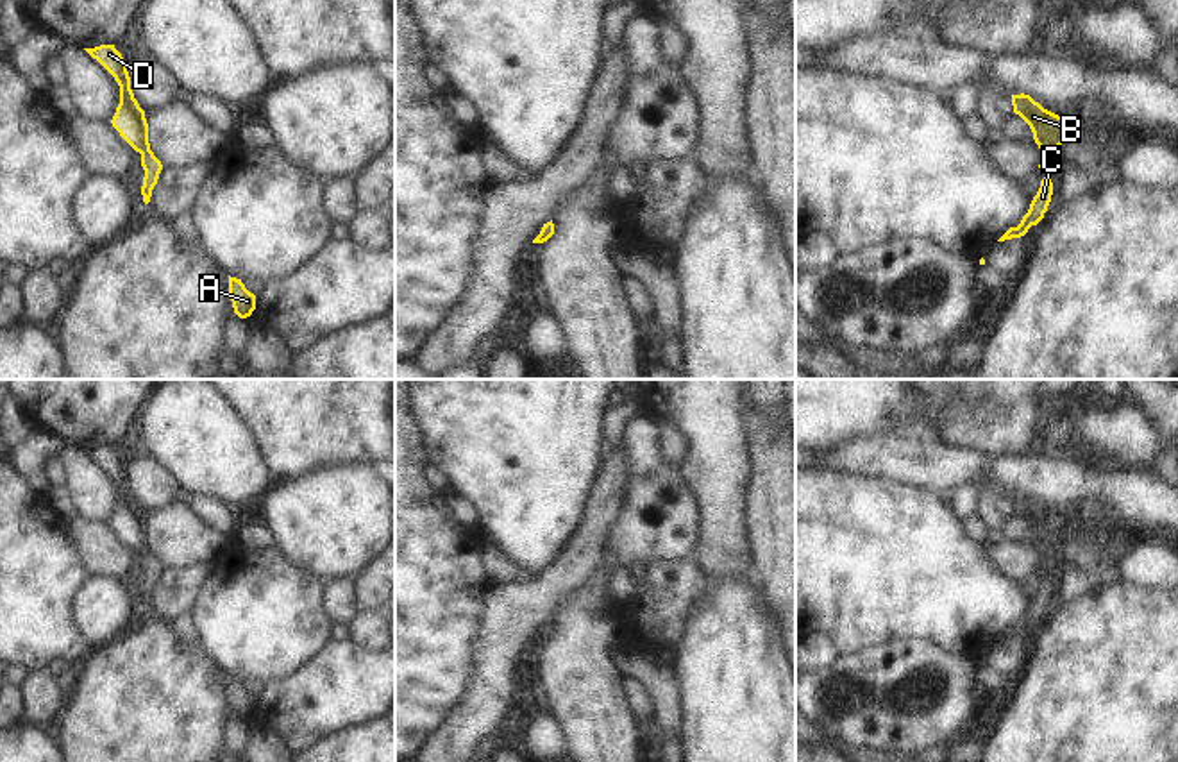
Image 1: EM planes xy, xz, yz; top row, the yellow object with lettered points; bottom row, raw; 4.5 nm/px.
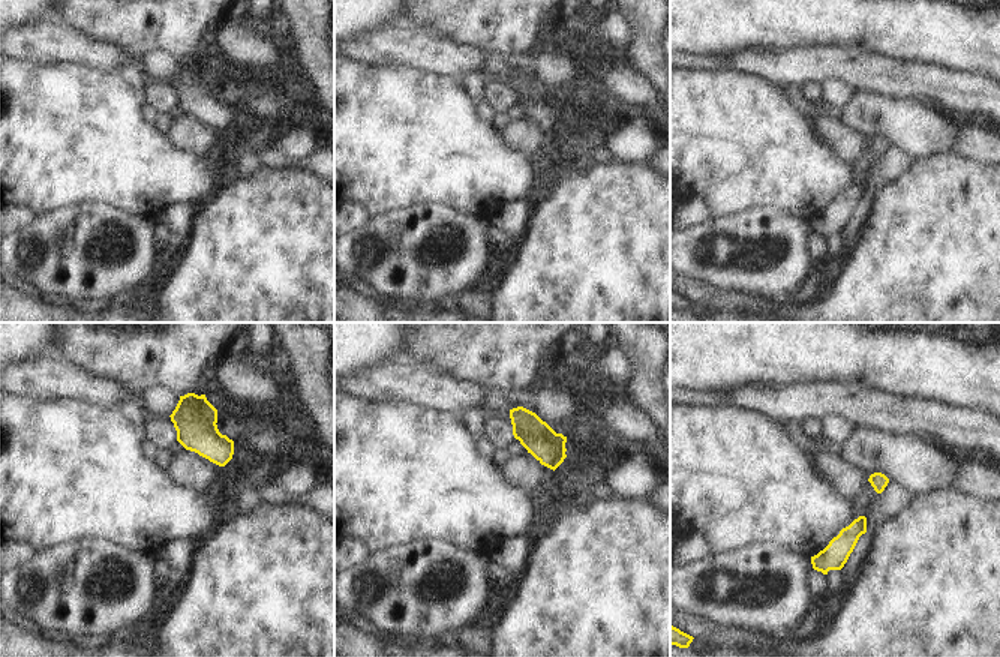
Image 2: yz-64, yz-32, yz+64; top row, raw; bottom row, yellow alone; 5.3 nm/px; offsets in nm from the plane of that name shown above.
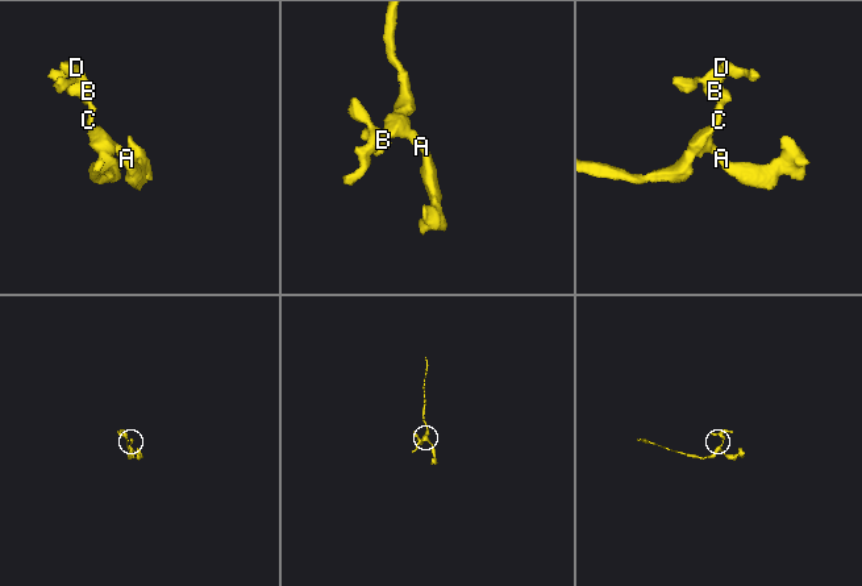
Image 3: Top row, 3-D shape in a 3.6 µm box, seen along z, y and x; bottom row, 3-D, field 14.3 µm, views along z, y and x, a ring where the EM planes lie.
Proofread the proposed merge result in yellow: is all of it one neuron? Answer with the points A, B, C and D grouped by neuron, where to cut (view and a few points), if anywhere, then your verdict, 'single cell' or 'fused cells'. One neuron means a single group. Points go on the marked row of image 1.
groups A B C D; cut none; single cell

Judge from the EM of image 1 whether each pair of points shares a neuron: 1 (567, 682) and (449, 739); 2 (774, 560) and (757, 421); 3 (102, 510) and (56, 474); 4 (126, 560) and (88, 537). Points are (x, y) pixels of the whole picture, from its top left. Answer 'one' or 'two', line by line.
1: two
2: one
3: two
4: one

